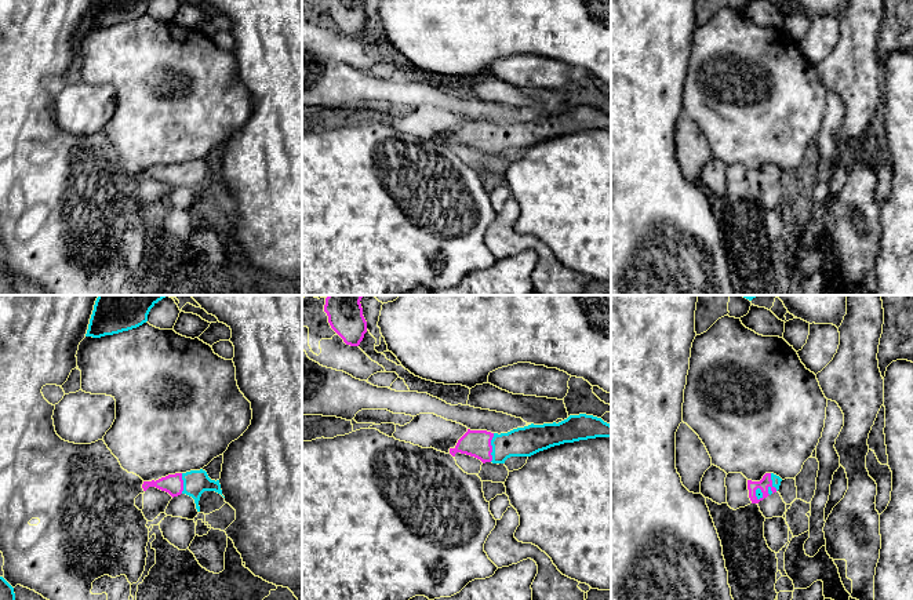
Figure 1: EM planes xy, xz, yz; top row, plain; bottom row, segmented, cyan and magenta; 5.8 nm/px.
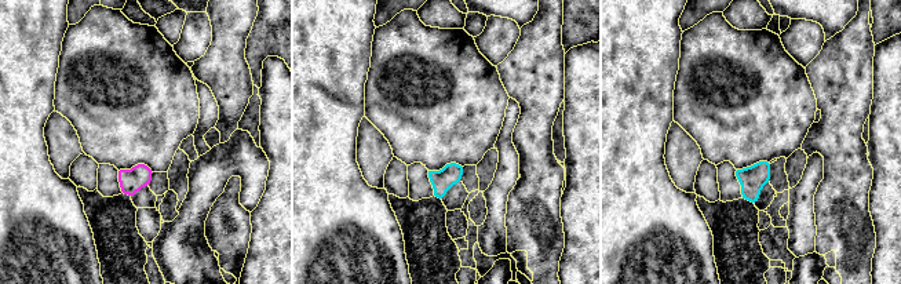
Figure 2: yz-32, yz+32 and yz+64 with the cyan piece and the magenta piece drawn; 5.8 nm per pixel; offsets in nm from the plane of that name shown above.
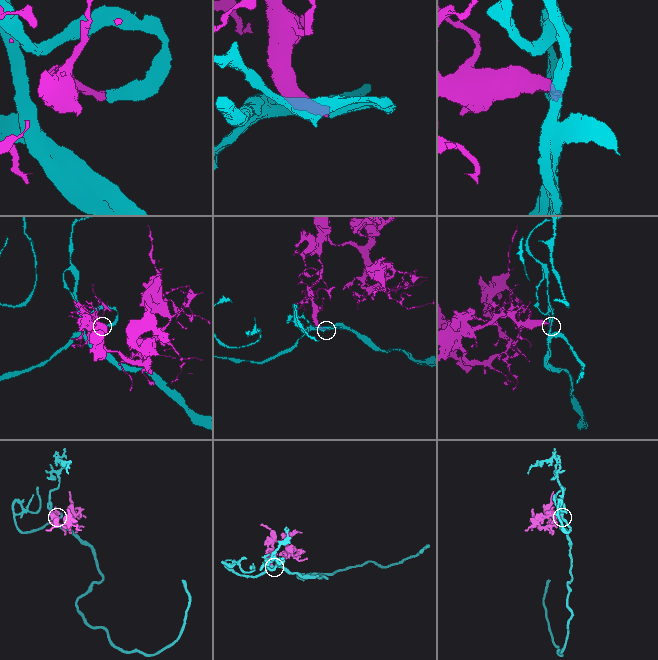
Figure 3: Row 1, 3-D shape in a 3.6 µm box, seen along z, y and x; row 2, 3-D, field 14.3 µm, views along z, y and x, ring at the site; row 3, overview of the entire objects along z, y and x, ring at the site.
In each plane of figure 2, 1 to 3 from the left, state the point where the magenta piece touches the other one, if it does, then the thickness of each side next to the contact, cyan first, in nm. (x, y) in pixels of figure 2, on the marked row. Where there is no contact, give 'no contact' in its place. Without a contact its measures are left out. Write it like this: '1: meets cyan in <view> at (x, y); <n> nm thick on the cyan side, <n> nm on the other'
1: no contact
2: no contact
3: no contact

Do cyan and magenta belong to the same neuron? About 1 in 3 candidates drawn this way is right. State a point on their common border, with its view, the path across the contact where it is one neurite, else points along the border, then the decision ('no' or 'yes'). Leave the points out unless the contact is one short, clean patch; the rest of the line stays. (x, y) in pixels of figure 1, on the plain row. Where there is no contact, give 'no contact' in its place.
yz (773, 175) | across yz (775, 170), (773, 175), (766, 173) | yes

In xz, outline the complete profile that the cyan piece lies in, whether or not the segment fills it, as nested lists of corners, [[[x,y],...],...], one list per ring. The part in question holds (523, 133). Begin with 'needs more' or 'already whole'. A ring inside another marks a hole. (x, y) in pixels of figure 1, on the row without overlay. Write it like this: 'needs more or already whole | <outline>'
needs more | [[[579,105],[559,114],[531,114],[501,126],[468,120],[456,137],[450,139],[450,145],[466,145],[483,154],[505,154],[510,148],[531,148],[554,137],[596,128],[611,128],[611,116],[601,109]]]

